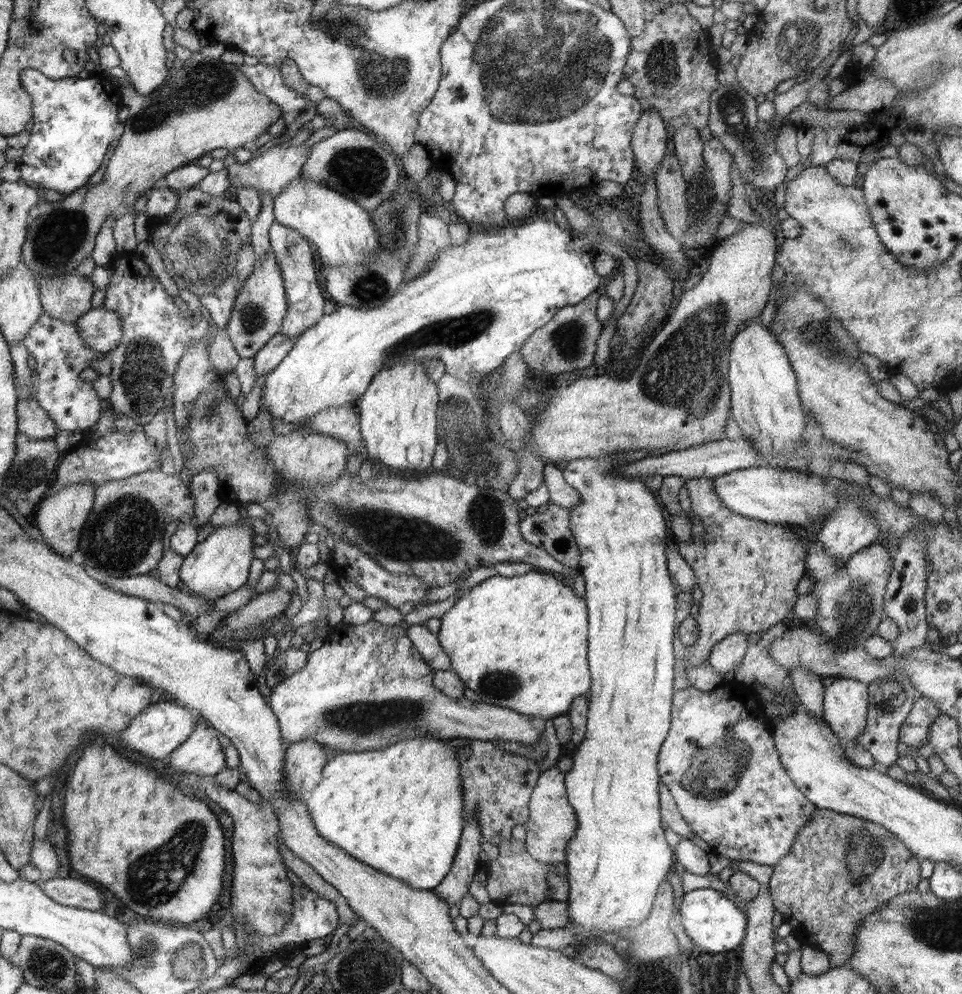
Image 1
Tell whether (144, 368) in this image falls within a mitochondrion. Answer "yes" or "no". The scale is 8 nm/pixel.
yes

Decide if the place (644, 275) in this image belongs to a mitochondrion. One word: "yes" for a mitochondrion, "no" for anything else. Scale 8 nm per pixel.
no

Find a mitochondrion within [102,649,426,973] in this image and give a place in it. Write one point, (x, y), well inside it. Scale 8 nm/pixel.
(176, 858)

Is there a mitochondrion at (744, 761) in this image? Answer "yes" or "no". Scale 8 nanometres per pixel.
yes

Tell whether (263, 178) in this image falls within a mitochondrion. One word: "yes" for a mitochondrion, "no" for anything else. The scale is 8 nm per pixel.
no

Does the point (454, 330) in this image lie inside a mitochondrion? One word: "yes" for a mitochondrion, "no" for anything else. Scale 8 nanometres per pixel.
yes

